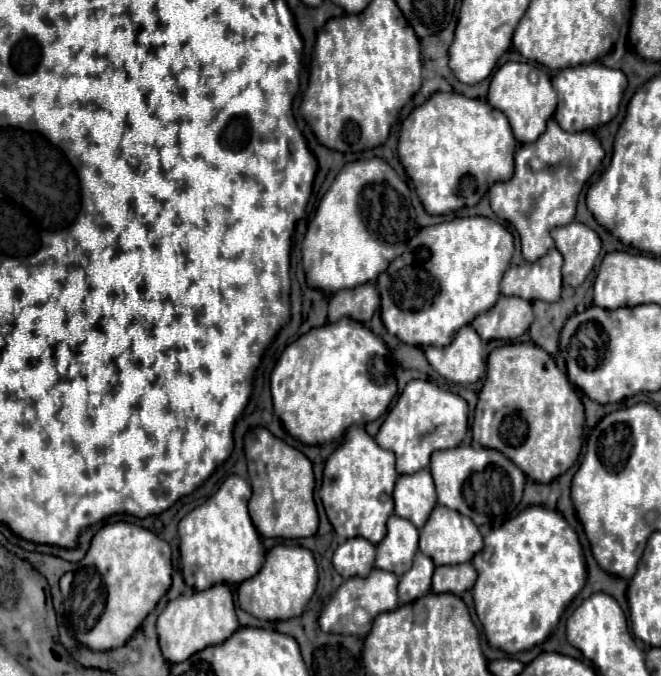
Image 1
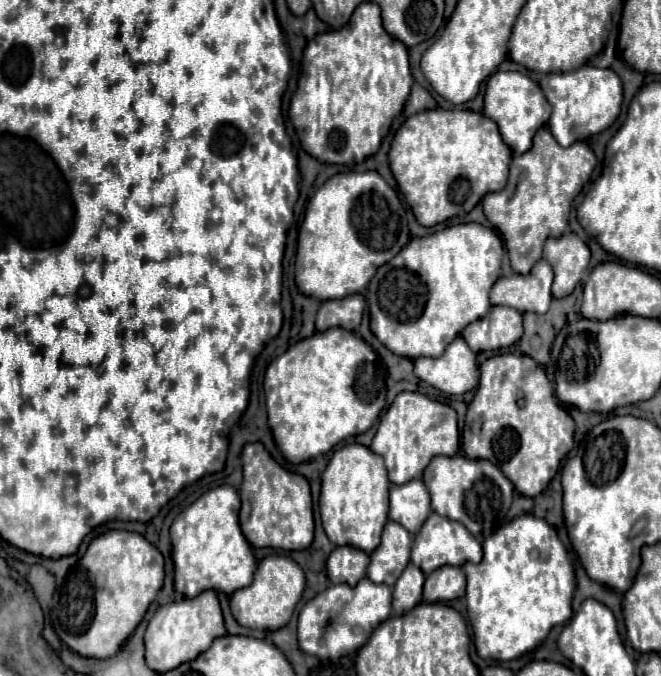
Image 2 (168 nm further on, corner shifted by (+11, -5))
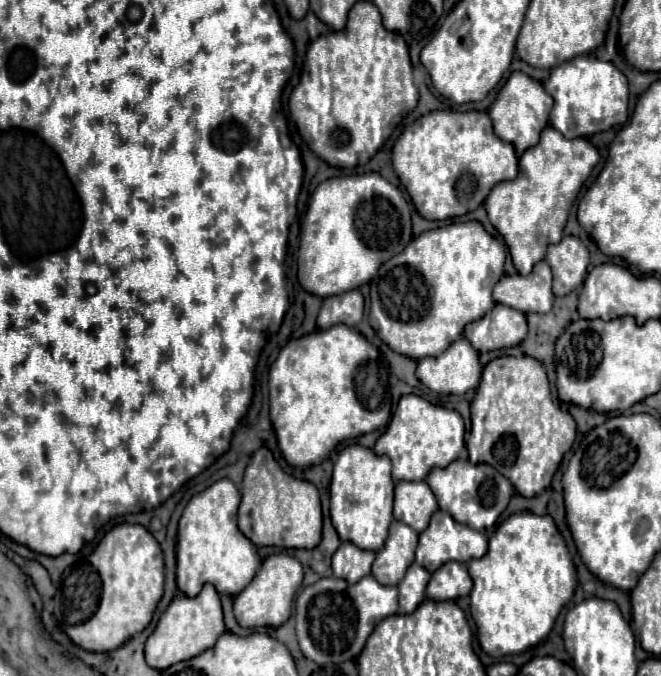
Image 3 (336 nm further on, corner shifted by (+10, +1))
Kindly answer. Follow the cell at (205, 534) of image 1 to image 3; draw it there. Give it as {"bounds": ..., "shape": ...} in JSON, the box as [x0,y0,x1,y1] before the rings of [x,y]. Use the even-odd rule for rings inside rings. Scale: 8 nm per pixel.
{"bounds":[176,479,260,597],"shape":[[[220,479],[202,493],[194,495],[184,509],[178,525],[178,571],[176,583],[182,593],[196,597],[204,583],[212,583],[222,595],[238,595],[256,575],[260,557],[256,547],[240,533],[236,525],[236,513],[240,505],[240,491],[230,479]]]}

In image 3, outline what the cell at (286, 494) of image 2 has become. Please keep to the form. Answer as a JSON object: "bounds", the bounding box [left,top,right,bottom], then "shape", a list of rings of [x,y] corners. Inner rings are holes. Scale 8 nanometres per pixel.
{"bounds":[238,447,322,549],"shape":[[[260,447],[252,455],[252,461],[244,473],[238,527],[254,545],[314,549],[322,539],[322,507],[318,491],[312,483],[284,473],[274,461],[270,449]]]}

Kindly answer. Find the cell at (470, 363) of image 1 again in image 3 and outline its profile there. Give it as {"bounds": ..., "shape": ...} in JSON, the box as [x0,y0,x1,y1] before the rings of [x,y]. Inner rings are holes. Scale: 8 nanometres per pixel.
{"bounds":[416,337,482,395],"shape":[[[462,337],[454,341],[442,355],[418,361],[416,377],[430,391],[440,395],[464,395],[478,387],[482,363],[478,351]]]}

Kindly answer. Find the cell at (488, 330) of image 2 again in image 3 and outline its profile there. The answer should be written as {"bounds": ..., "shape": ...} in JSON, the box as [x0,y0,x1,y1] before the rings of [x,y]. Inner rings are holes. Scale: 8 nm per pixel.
{"bounds":[464,303,526,353],"shape":[[[500,303],[482,321],[472,321],[464,329],[464,337],[480,353],[514,347],[526,337],[526,333],[526,315]]]}

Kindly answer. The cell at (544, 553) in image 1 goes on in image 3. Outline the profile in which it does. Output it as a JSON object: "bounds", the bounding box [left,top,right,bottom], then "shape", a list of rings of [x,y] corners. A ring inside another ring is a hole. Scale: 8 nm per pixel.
{"bounds":[468,511,576,657],"shape":[[[528,511],[514,513],[500,523],[490,537],[488,553],[470,561],[468,573],[474,581],[470,615],[478,629],[480,647],[490,657],[516,655],[544,641],[576,587],[568,547],[552,517]]]}

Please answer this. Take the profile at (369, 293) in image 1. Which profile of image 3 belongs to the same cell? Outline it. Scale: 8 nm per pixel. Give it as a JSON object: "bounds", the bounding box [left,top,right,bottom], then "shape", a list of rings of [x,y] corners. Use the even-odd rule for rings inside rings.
{"bounds":[316,289,364,329],"shape":[[[354,289],[338,297],[326,297],[318,313],[316,325],[318,329],[328,329],[330,325],[338,325],[338,323],[356,327],[362,315],[364,315],[364,297],[358,289]]]}

